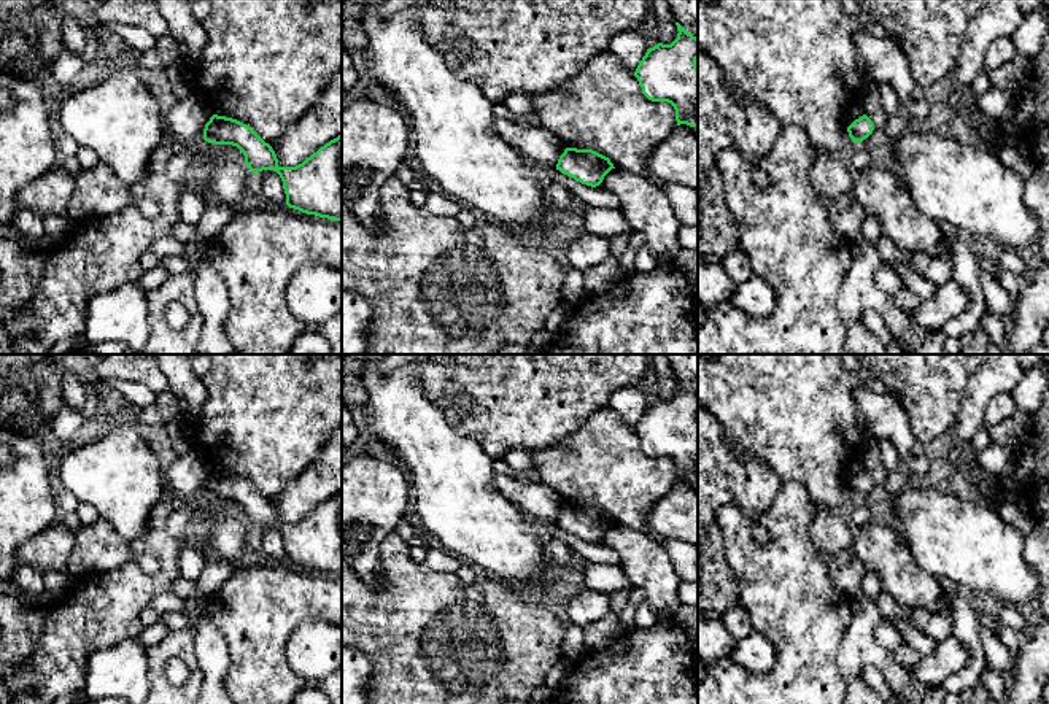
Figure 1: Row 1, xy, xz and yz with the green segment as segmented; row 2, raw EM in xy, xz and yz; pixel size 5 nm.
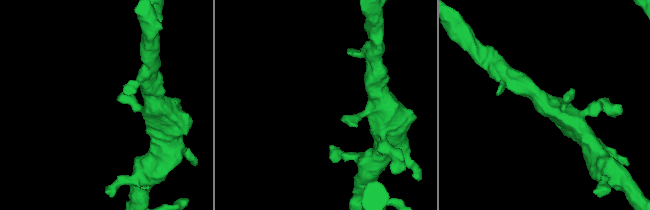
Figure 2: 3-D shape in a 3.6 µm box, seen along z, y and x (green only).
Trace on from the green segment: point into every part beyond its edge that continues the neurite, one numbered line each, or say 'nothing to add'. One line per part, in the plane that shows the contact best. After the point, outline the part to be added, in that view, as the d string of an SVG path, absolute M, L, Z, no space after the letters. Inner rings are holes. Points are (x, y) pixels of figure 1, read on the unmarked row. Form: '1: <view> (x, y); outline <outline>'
nothing to add

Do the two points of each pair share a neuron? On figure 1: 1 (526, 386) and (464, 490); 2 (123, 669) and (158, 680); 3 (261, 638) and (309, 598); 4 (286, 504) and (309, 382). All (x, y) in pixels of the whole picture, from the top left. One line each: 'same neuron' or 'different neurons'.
1: different neurons
2: different neurons
3: same neuron
4: different neurons

